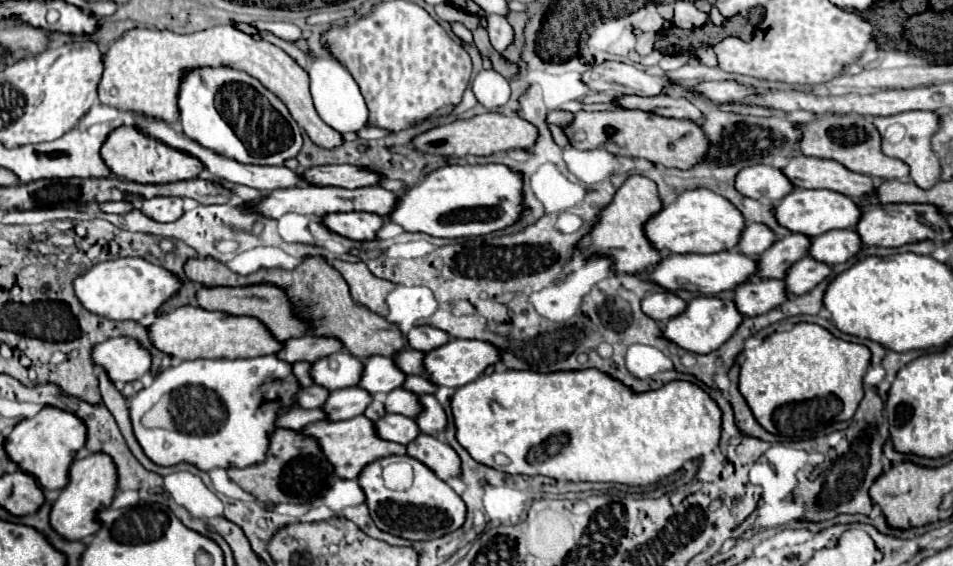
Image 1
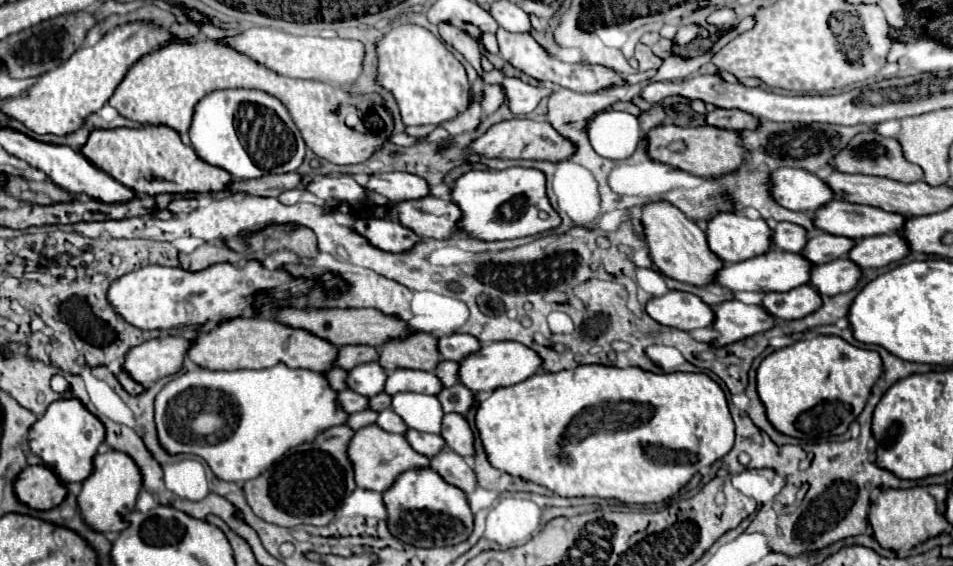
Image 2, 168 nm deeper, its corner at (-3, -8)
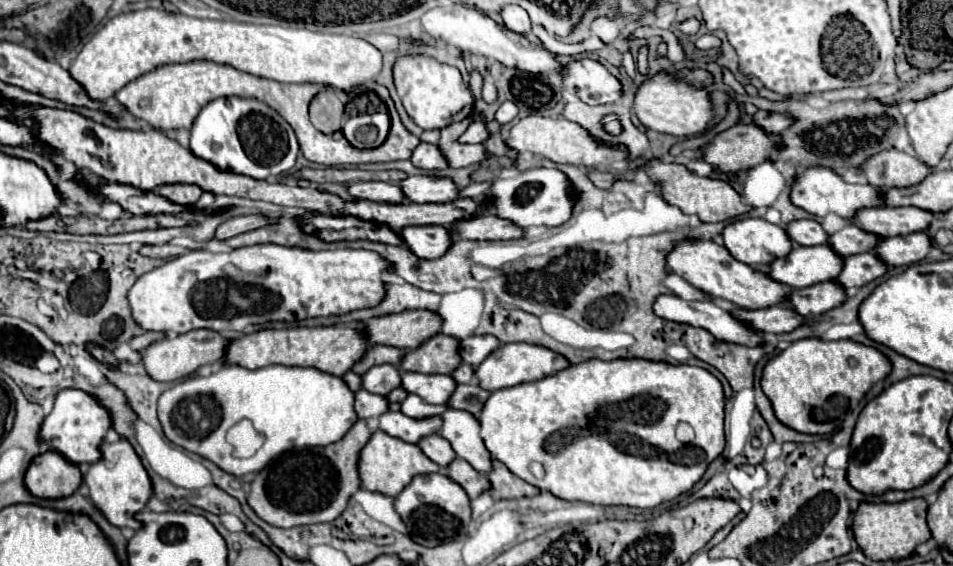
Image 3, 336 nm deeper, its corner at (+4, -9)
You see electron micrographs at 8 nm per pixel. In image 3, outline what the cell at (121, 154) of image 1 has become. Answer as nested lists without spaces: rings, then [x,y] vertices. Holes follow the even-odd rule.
[[[7,102],[1,104],[5,110],[11,110],[17,120],[35,118],[35,130],[41,142],[49,144],[57,152],[61,152],[67,160],[77,164],[79,168],[87,168],[93,174],[105,178],[107,182],[129,184],[139,190],[153,190],[155,186],[163,184],[195,184],[205,192],[215,196],[239,196],[249,200],[263,200],[273,202],[279,206],[295,206],[305,208],[307,212],[327,214],[327,216],[355,216],[367,222],[385,224],[391,230],[401,230],[405,226],[421,226],[421,224],[453,224],[453,220],[461,220],[461,216],[473,216],[479,212],[477,204],[471,198],[463,198],[457,202],[447,204],[385,204],[385,202],[369,202],[369,200],[343,200],[329,192],[319,192],[315,188],[301,188],[297,184],[281,184],[269,180],[253,180],[249,176],[233,174],[219,170],[217,166],[209,164],[193,156],[187,148],[179,146],[177,140],[165,136],[161,130],[115,130],[103,124],[97,124],[77,112],[71,110],[51,110],[51,108],[33,108],[33,106],[19,106],[11,108]]]

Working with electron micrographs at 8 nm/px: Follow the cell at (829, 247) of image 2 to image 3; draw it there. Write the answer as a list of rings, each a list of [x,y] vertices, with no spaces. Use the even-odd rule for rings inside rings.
[[[847,224],[843,230],[831,234],[827,244],[833,248],[833,252],[837,256],[845,258],[851,254],[869,252],[877,244],[877,240],[881,240],[881,238],[869,236],[869,232],[861,232],[861,228],[857,228],[855,224]]]

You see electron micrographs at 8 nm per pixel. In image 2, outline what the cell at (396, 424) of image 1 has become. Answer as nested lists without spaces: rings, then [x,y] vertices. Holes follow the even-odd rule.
[[[410,429],[410,431],[406,433],[406,439],[408,439],[408,443],[410,443],[418,453],[422,453],[422,455],[426,455],[426,457],[434,457],[434,455],[438,455],[438,453],[446,447],[442,435],[422,433],[422,431],[414,431],[414,429]]]

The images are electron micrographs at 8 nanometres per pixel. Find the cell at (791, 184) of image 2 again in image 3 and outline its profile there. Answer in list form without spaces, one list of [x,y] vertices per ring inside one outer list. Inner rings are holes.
[[[805,168],[795,174],[793,186],[791,186],[791,204],[803,208],[805,212],[813,216],[827,216],[829,212],[839,214],[841,218],[849,220],[857,208],[869,208],[869,206],[881,206],[881,200],[877,200],[877,188],[869,184],[845,184],[835,172],[829,172],[829,168]]]

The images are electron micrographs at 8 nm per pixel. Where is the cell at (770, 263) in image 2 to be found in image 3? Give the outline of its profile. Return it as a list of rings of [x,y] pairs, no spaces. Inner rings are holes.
[[[793,246],[785,258],[767,266],[767,276],[787,288],[807,288],[811,284],[833,280],[841,272],[841,256],[833,256],[823,246]]]

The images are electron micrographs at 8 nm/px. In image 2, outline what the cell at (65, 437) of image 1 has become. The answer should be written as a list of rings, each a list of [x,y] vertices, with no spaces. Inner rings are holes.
[[[58,399],[52,403],[42,419],[38,419],[28,431],[28,445],[32,453],[42,457],[42,461],[52,467],[52,471],[62,479],[62,483],[84,481],[92,473],[92,459],[98,445],[104,441],[106,429],[102,421],[92,415],[80,399]]]

